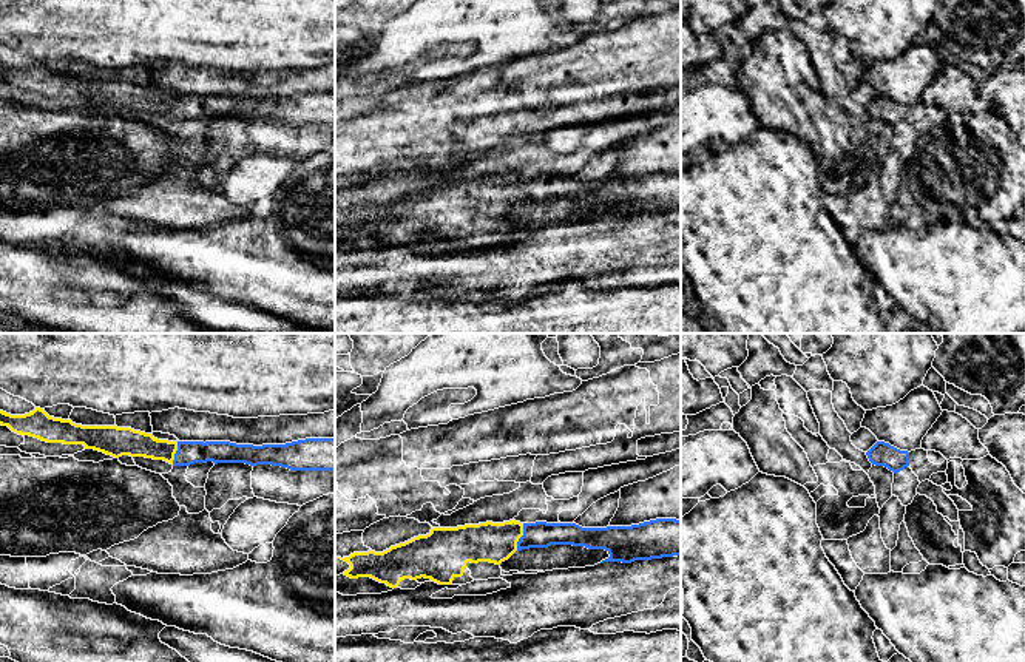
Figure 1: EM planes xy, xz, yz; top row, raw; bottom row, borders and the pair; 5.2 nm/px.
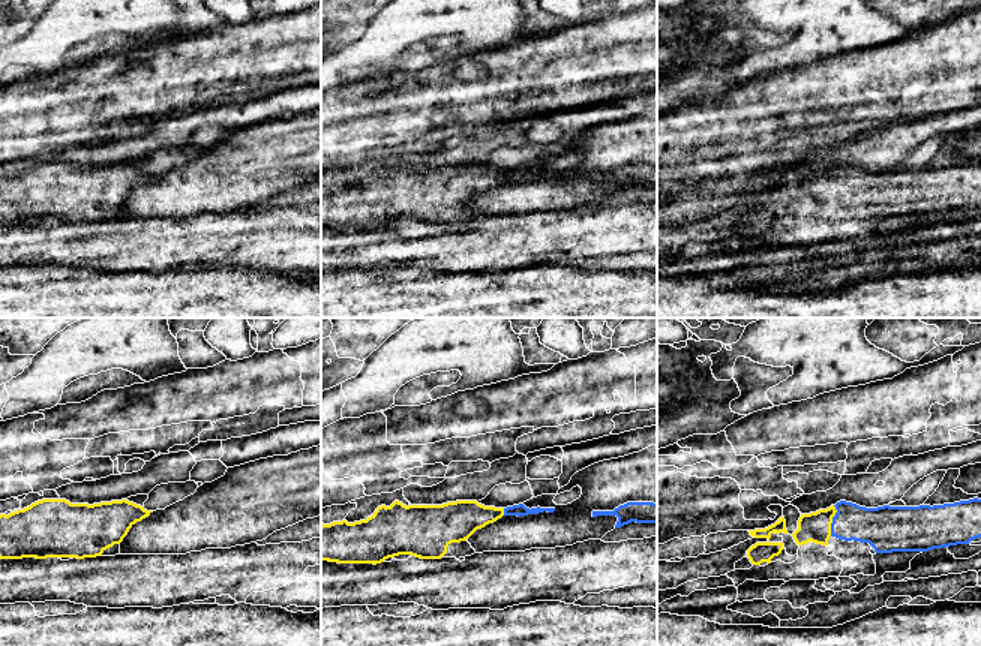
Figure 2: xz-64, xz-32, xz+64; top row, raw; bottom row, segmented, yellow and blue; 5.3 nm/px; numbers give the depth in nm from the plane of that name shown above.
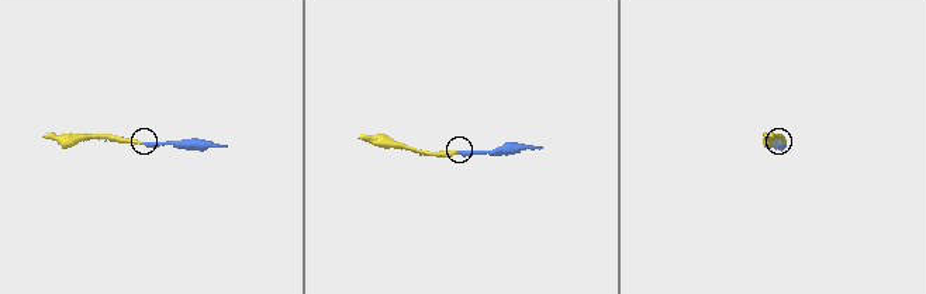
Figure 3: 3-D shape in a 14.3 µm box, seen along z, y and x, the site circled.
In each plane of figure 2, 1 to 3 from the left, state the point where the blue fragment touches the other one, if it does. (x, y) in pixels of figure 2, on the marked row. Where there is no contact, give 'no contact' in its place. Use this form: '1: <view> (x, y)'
1: no contact
2: xz-32 (503, 511)
3: xz+64 (831, 520)

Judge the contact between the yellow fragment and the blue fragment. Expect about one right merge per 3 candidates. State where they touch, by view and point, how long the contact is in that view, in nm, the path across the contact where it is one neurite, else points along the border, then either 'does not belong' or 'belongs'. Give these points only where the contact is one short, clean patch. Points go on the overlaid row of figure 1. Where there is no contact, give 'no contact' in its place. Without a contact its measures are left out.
contact xz (520, 536); length 150 nm; way xz (490, 542), (520, 536), (541, 534); belongs

